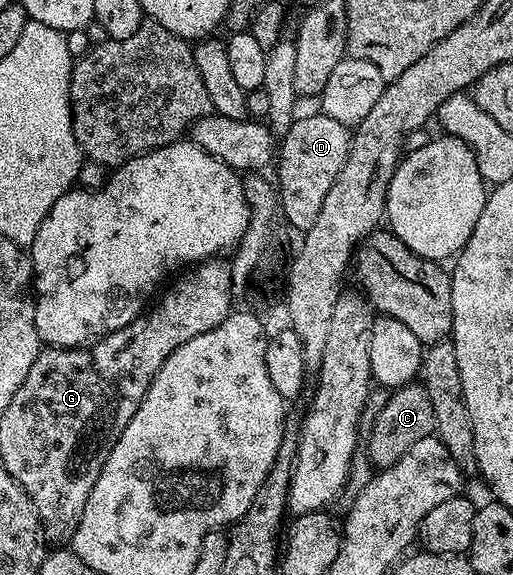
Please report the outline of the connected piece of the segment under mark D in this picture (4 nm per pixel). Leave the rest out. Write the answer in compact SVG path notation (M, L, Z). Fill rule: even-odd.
M315 112L307 118L295 117L288 134L280 140L276 152L277 197L280 199L281 217L287 218L298 232L304 232L316 224L316 216L320 216L320 207L324 204L324 196L328 196L328 188L332 188L332 180L344 168L344 160L350 151L351 131L340 120L332 120L324 113Z

